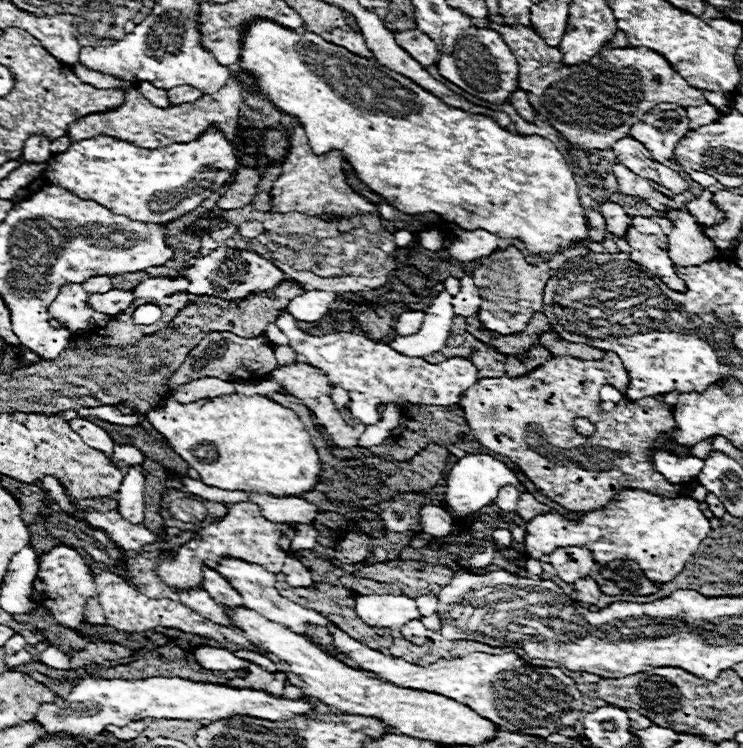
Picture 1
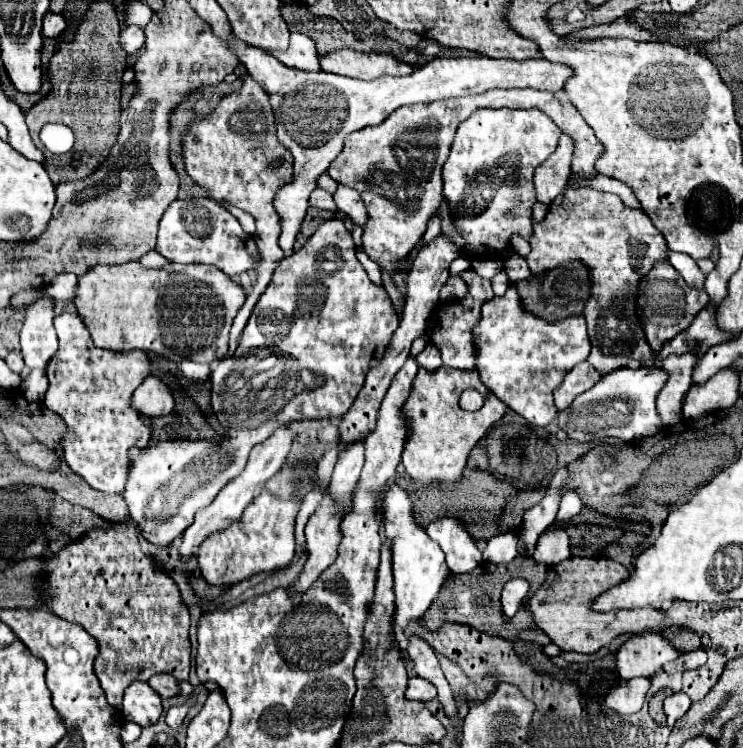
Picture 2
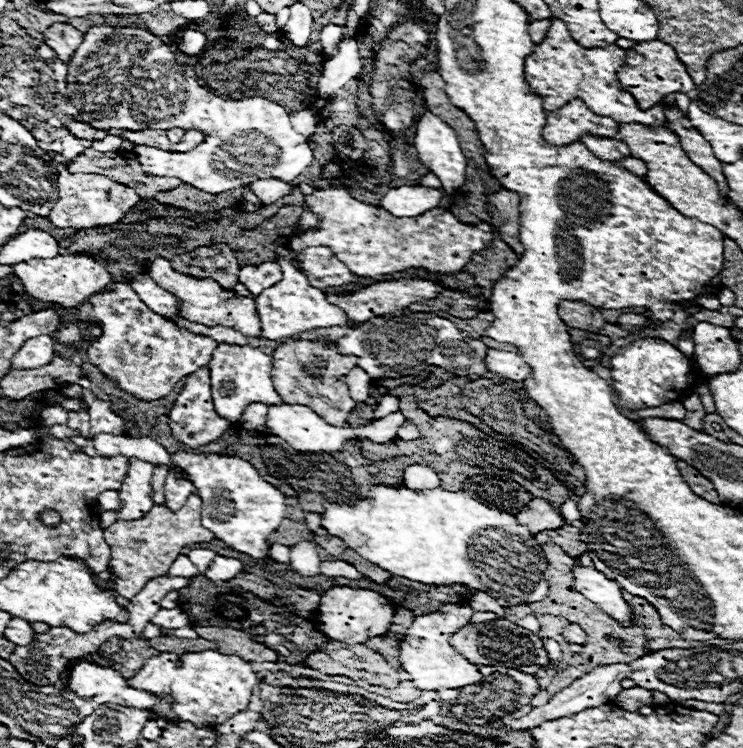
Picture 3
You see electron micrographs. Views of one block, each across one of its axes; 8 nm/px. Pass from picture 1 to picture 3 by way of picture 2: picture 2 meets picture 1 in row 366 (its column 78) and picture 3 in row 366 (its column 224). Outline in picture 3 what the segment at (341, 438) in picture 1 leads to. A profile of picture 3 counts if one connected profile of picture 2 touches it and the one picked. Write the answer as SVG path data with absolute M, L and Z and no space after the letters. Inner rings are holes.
M288 340L276 350L272 380L284 404L306 404L310 410L318 412L318 416L322 416L326 424L344 428L348 424L348 414L356 408L356 402L350 398L348 386L344 382L346 372L354 366L356 356L340 354L334 342L314 344L312 340Z

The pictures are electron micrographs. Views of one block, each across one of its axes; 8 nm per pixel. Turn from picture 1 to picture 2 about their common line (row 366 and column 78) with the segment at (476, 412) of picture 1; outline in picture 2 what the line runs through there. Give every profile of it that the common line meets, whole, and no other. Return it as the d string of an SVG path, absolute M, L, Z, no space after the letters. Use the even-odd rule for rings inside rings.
M110 522L102 528L92 528L82 538L70 542L56 554L46 554L42 564L44 580L44 606L64 620L76 622L98 642L98 656L94 662L100 686L106 692L110 706L122 708L122 694L134 680L148 682L150 676L166 672L176 676L180 682L188 680L190 672L190 614L180 598L176 582L158 568L142 550L134 530L134 522Z

